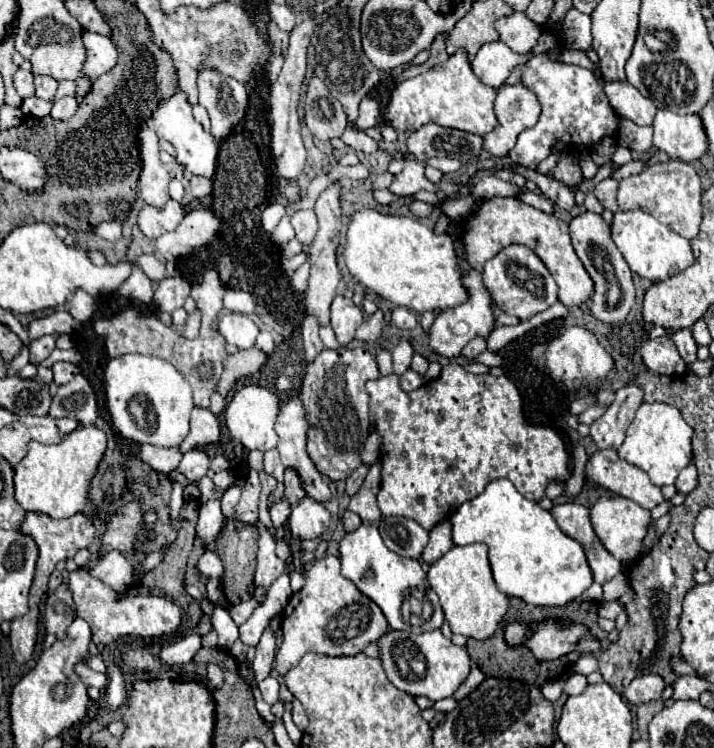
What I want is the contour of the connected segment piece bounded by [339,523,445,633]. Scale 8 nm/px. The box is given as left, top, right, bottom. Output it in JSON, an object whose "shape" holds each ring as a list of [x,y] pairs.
{"shape":[[[359,525],[357,529],[345,533],[345,537],[339,543],[339,557],[341,557],[341,575],[357,585],[357,589],[367,595],[373,603],[377,603],[387,617],[387,623],[391,629],[401,629],[401,631],[411,631],[411,633],[423,633],[429,629],[439,629],[443,625],[443,611],[441,605],[433,605],[433,617],[429,621],[423,621],[421,625],[413,627],[401,619],[401,601],[405,593],[413,587],[417,589],[427,589],[425,587],[425,571],[419,561],[409,559],[409,557],[399,557],[397,553],[389,551],[385,543],[381,541],[381,535],[375,525]]]}

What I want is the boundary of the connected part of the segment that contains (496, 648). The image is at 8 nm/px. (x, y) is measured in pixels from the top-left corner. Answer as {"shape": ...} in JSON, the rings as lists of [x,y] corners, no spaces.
{"shape":[[[505,621],[499,625],[499,629],[495,631],[495,635],[487,641],[475,641],[475,639],[469,639],[467,641],[467,653],[471,657],[471,661],[487,675],[487,677],[505,677],[505,679],[517,679],[517,681],[525,681],[525,683],[537,683],[537,685],[543,685],[545,681],[557,677],[565,666],[572,665],[580,657],[581,653],[572,652],[559,658],[559,661],[537,661],[533,657],[533,653],[527,649],[527,647],[509,647],[507,641],[503,639],[503,631],[505,631]]]}

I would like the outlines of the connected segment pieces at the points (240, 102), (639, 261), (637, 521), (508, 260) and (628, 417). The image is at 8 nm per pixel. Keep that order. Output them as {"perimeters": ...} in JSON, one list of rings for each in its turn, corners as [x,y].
{"perimeters":[[[[213,69],[201,71],[197,85],[199,85],[199,105],[205,107],[211,117],[211,135],[217,141],[223,141],[243,123],[245,113],[247,113],[247,105],[249,105],[249,93],[239,81],[235,81],[233,77],[227,77],[227,75],[219,75]]],[[[643,211],[615,213],[611,235],[613,235],[613,241],[619,247],[621,255],[625,257],[627,265],[631,267],[631,271],[635,271],[637,275],[641,275],[649,281],[669,279],[669,277],[681,273],[683,269],[687,269],[689,265],[693,265],[691,243],[685,237],[673,233],[673,229],[659,223],[649,213],[643,213]]],[[[601,497],[591,507],[591,523],[593,529],[603,543],[603,547],[619,561],[633,561],[637,559],[639,551],[643,549],[643,539],[647,535],[647,529],[651,525],[651,511],[643,509],[631,499],[625,497]]],[[[511,245],[503,249],[497,257],[489,259],[483,269],[483,281],[499,311],[515,315],[521,321],[549,309],[557,301],[557,283],[543,265],[543,261],[525,245]]],[[[625,385],[617,389],[617,397],[613,405],[605,411],[603,417],[599,417],[591,425],[591,437],[599,449],[621,447],[625,439],[625,431],[633,421],[639,405],[641,405],[641,389],[637,389],[637,385]]]]}

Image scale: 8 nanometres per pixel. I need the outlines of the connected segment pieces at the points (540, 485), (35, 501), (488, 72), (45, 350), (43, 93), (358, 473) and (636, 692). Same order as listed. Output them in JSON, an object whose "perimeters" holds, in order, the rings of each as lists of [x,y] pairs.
{"perimeters":[[[[447,363],[443,369],[441,369],[441,375],[437,379],[431,379],[429,383],[421,385],[419,389],[411,391],[411,393],[405,393],[401,387],[399,387],[399,375],[391,373],[387,377],[379,377],[375,381],[367,381],[365,385],[367,393],[369,393],[369,419],[371,419],[371,431],[377,431],[381,435],[381,477],[383,477],[383,483],[381,483],[381,489],[379,489],[379,495],[377,495],[377,503],[381,505],[381,513],[383,517],[393,517],[393,515],[399,515],[399,517],[407,517],[407,519],[415,519],[423,529],[431,529],[435,527],[437,523],[449,519],[455,509],[461,507],[461,503],[481,495],[487,487],[489,481],[497,479],[497,477],[507,477],[515,489],[531,499],[531,501],[541,501],[545,497],[545,487],[547,483],[551,481],[561,481],[565,483],[573,469],[569,465],[569,453],[565,449],[565,443],[561,439],[561,435],[551,429],[551,427],[541,427],[541,425],[527,425],[525,421],[525,415],[523,415],[523,399],[519,395],[519,389],[507,379],[507,377],[493,377],[493,375],[473,375],[469,371],[465,371],[463,365],[459,363]]],[[[93,425],[79,427],[53,445],[31,441],[27,445],[27,455],[17,465],[13,465],[15,501],[25,511],[47,513],[53,519],[65,519],[75,513],[95,515],[95,511],[87,505],[87,489],[91,477],[95,475],[97,463],[105,453],[105,447],[107,447],[105,433]]],[[[495,41],[495,43],[485,43],[477,51],[475,59],[471,61],[471,69],[479,81],[483,81],[493,89],[499,89],[511,75],[511,71],[523,61],[525,61],[523,55],[517,55],[505,43]]],[[[45,335],[41,339],[35,339],[29,347],[29,363],[41,365],[55,349],[55,339],[57,339],[57,335]]],[[[35,75],[35,95],[41,99],[53,99],[57,93],[57,81],[47,75]]],[[[361,465],[359,469],[355,469],[355,471],[347,477],[347,481],[345,481],[345,493],[347,493],[349,497],[353,497],[353,495],[361,489],[361,485],[363,485],[363,481],[365,481],[365,477],[367,477],[367,471],[369,471],[369,467],[367,467],[367,465]]],[[[643,675],[643,677],[633,679],[623,695],[627,697],[629,703],[641,705],[641,703],[659,699],[663,689],[665,689],[665,681],[661,675]]]]}

